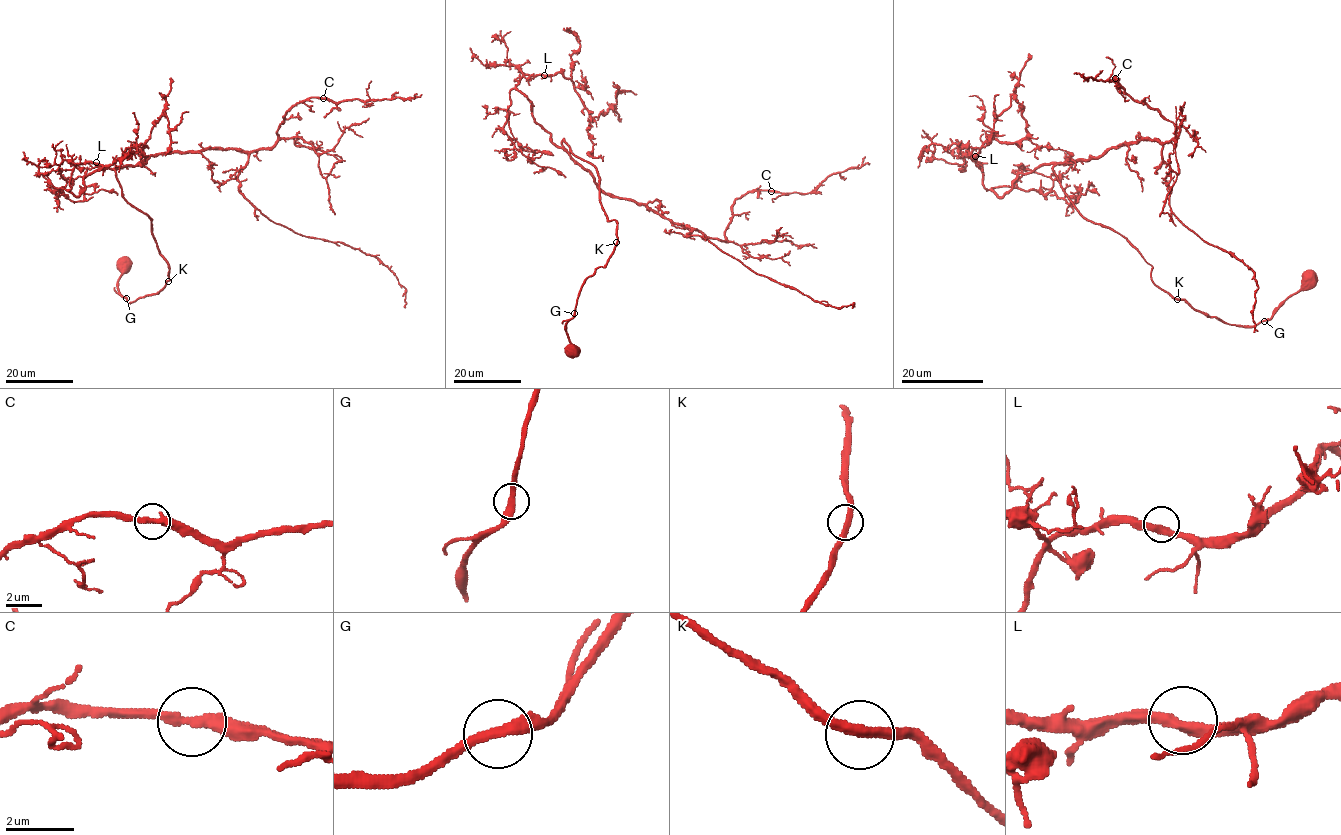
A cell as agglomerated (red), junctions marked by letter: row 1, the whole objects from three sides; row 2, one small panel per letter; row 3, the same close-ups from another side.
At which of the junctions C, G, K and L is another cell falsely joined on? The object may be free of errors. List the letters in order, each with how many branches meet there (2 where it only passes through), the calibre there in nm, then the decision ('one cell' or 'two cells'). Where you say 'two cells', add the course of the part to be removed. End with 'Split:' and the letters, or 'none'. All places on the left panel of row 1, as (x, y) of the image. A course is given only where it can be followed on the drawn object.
C: 2 branches meet; 320 nm thick; one cell
G: 2 branches meet; 320 nm thick; one cell
K: 2 branches meet; 280 nm thick; one cell
L: 2 branches meet; 340 nm thick; one cell
Split: none

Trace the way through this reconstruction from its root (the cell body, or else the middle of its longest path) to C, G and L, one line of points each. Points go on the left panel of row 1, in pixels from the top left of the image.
C: (123, 265), (128, 303), (169, 279), (152, 219), (124, 198), (115, 168), (269, 148), (291, 108), (323, 98)
G: (123, 265), (118, 291), (126, 298)
L: (123, 265), (128, 303), (169, 279), (114, 168), (68, 190), (96, 162)

